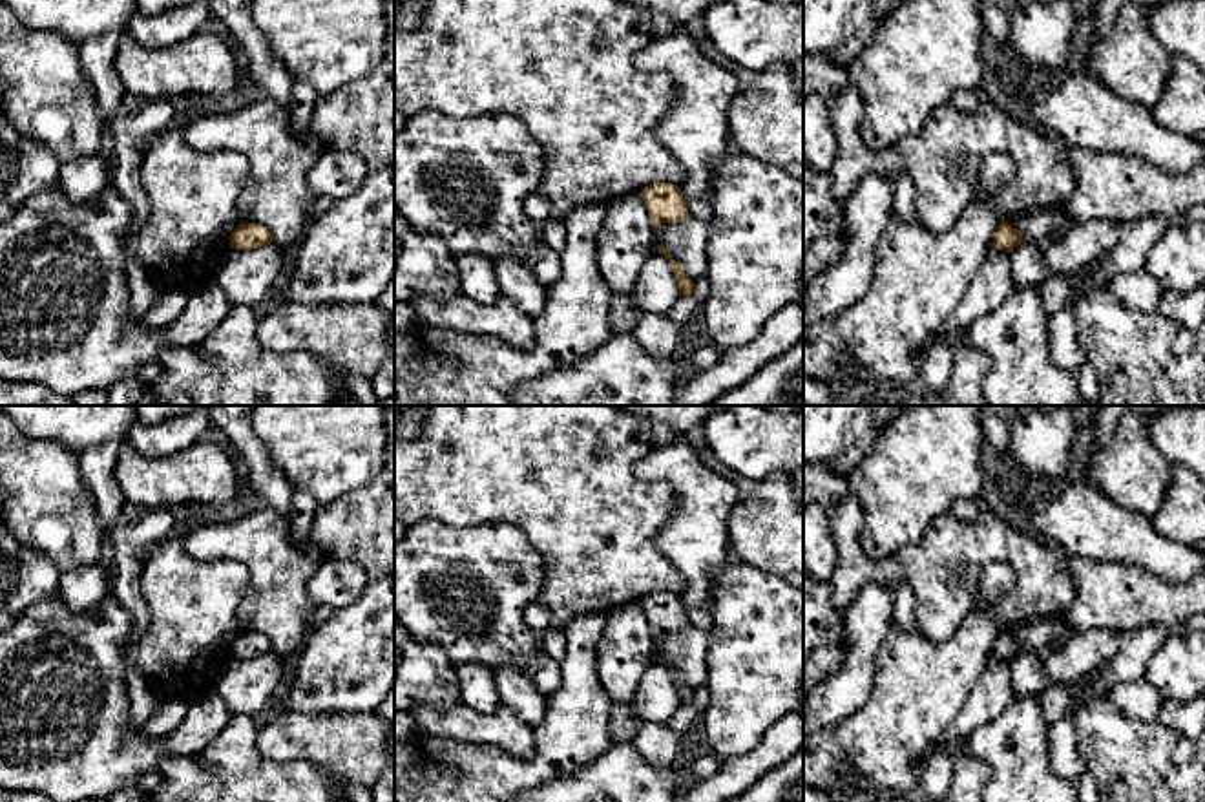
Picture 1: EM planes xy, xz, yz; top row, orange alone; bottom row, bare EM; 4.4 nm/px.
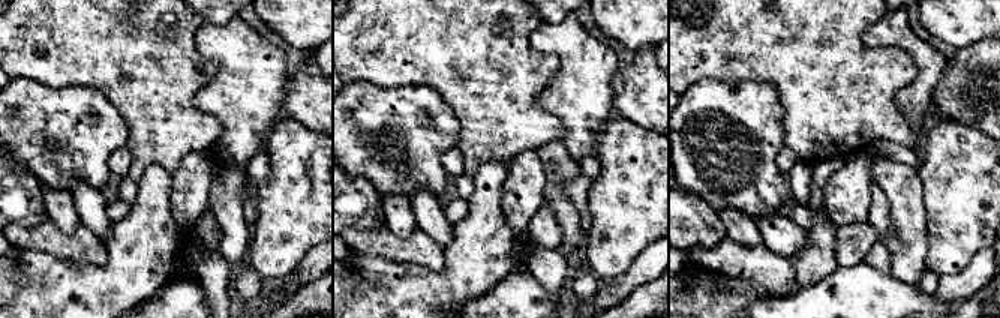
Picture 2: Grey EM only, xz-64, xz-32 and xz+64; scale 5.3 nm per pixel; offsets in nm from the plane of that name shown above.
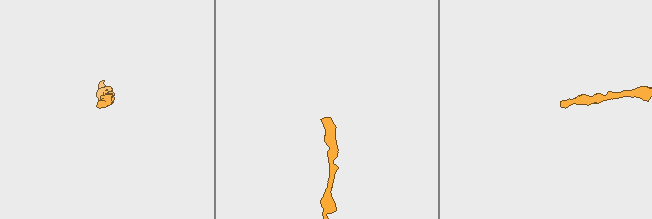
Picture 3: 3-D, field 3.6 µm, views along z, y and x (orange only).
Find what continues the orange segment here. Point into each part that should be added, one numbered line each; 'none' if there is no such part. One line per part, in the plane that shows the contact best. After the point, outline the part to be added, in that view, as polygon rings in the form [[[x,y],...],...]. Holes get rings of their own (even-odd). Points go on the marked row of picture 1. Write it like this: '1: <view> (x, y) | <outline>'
none

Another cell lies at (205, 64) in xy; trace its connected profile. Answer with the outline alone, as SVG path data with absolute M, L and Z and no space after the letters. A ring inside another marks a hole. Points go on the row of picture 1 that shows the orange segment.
M204 27L186 42L150 49L120 33L115 69L133 97L228 95L239 79L236 57L217 27Z

